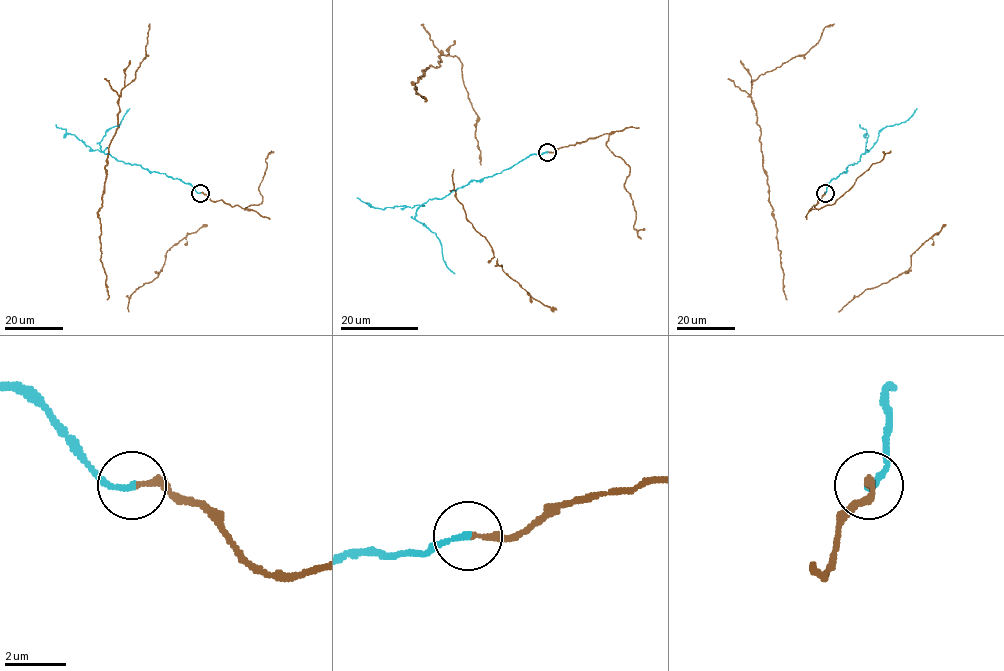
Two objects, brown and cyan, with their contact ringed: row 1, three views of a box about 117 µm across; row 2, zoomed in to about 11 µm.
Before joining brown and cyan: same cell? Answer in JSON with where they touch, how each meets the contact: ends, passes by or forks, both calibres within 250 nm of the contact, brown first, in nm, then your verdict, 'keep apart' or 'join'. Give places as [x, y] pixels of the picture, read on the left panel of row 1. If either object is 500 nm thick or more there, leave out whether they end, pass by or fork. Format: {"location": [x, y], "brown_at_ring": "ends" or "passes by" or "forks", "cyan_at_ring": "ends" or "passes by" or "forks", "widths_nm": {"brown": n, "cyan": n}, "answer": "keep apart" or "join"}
{"location": [200, 193], "brown_at_ring": "ends", "cyan_at_ring": "ends", "widths_nm": {"brown": 220, "cyan": 190}, "answer": "join"}

